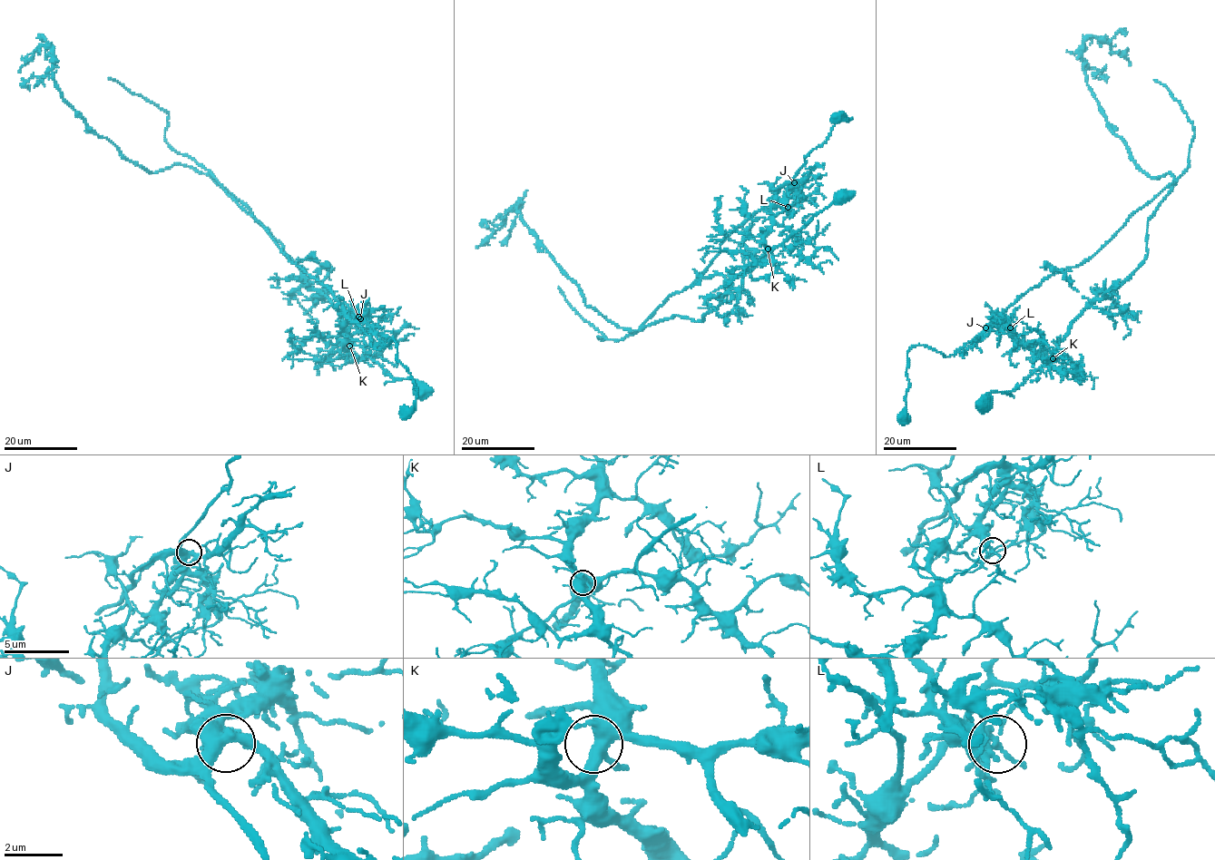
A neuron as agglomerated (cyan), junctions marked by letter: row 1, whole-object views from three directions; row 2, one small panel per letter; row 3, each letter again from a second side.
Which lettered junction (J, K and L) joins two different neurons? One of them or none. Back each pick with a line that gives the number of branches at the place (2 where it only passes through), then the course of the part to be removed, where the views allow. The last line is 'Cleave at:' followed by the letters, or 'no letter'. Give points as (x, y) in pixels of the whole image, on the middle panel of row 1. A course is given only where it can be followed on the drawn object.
L: branches 4; course (788, 206), (791, 184), (783, 183), (692, 285), (622, 339), (599, 338), (558, 287)
Cleave at: L

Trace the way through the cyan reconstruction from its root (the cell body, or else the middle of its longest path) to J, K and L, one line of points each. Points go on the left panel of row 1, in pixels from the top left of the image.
J: (421, 390), (412, 378), (390, 376), (358, 346), (345, 348), (345, 324), (353, 314), (360, 318)
K: (421, 390), (412, 378), (390, 376), (362, 347), (349, 346)
L: (421, 390), (412, 378), (390, 376), (358, 346), (345, 348), (347, 337), (343, 327), (352, 317), (358, 317)

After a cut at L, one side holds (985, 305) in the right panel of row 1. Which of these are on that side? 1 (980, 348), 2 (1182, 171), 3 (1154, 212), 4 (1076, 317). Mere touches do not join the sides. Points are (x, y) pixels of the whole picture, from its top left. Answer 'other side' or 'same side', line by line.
1: other side
2: other side
3: same side
4: same side

